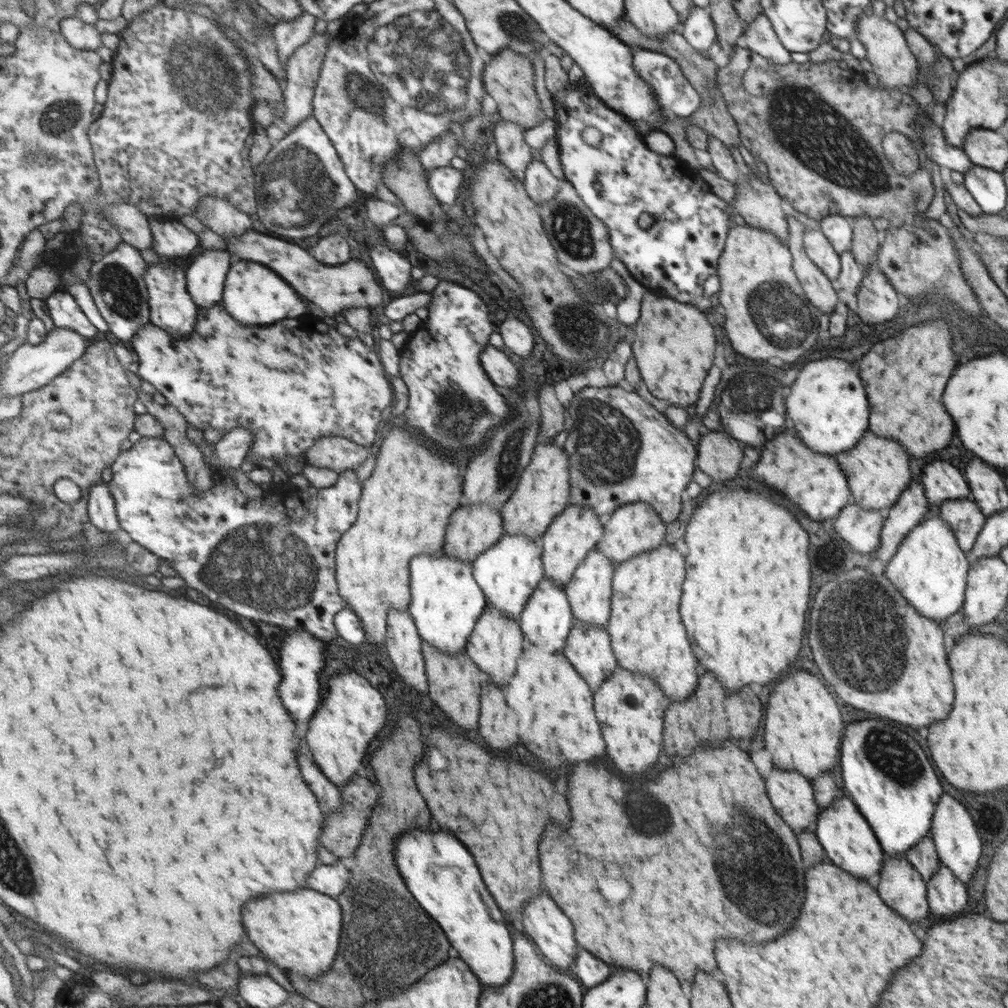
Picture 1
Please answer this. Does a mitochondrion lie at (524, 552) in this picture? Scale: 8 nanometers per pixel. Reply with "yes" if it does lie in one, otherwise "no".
no

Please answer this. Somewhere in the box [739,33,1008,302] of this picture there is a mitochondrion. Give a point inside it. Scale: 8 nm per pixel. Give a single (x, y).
(819, 137)

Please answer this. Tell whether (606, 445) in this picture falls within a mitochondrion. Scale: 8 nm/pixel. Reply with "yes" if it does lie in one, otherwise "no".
yes

